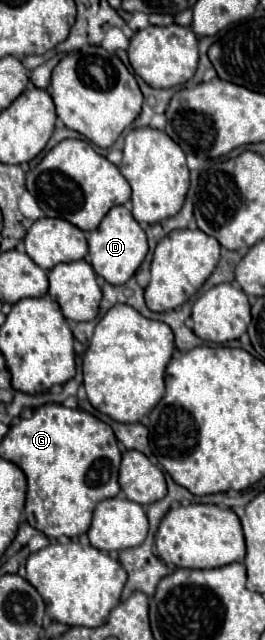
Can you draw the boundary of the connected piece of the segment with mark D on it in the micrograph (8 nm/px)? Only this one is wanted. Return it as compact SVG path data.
M116 205L106 213L102 223L88 233L88 245L90 245L90 265L94 267L96 275L104 277L112 285L126 283L142 265L148 253L146 233L138 225L138 221L132 217L130 209L126 209L124 205Z

